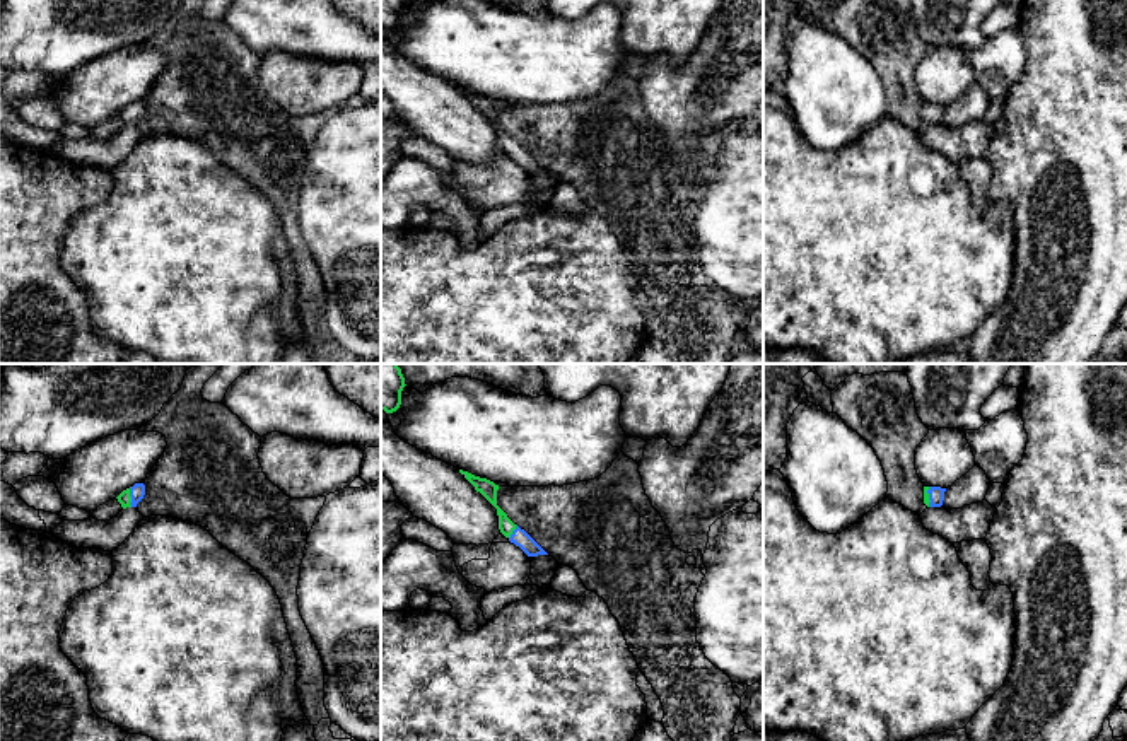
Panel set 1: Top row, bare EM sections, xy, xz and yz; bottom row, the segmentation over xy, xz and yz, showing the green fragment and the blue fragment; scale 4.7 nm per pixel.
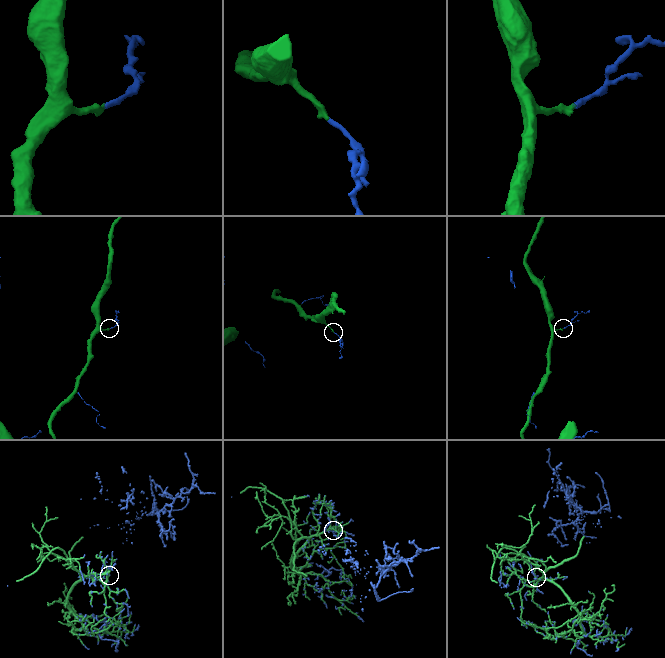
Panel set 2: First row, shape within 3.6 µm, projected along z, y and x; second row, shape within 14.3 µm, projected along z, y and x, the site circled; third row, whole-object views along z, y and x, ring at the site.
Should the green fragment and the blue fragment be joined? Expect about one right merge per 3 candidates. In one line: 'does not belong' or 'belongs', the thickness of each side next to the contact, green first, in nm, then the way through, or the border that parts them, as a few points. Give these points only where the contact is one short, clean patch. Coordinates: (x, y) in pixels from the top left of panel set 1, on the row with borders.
belongs; 60 nm thick on the green side, 70 nm on the other

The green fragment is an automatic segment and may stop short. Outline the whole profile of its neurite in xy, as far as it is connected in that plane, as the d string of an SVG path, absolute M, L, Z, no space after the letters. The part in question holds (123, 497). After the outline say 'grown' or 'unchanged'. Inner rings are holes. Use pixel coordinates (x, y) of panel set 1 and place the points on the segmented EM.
M135 483L133 487L123 490L116 499L121 504L121 507L126 509L126 507L137 507L137 504L143 499L143 495L145 495L145 485Z; grown

